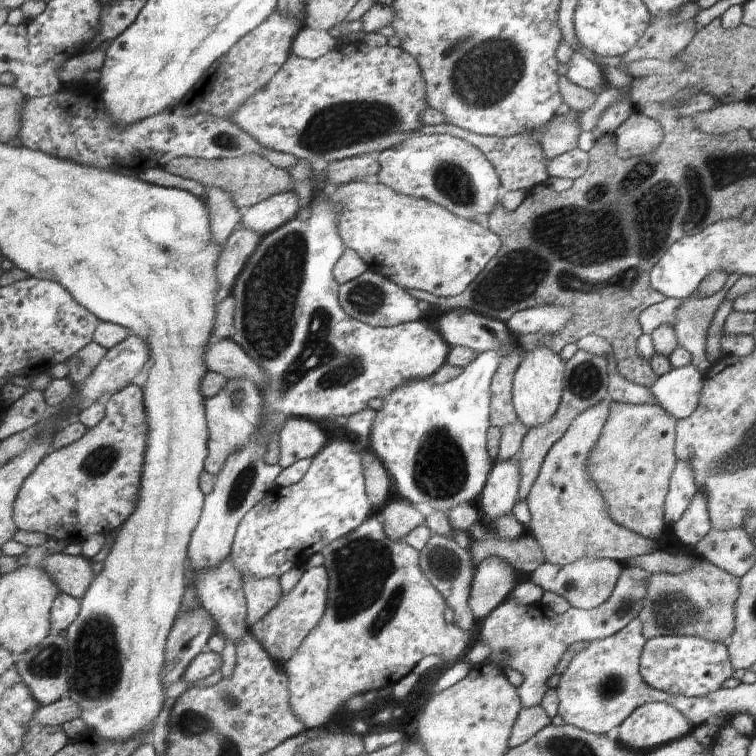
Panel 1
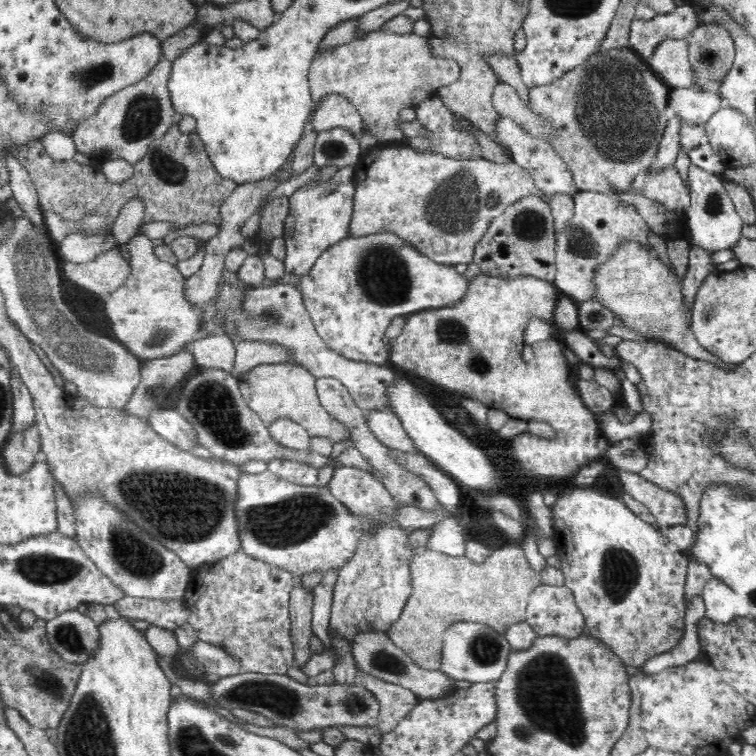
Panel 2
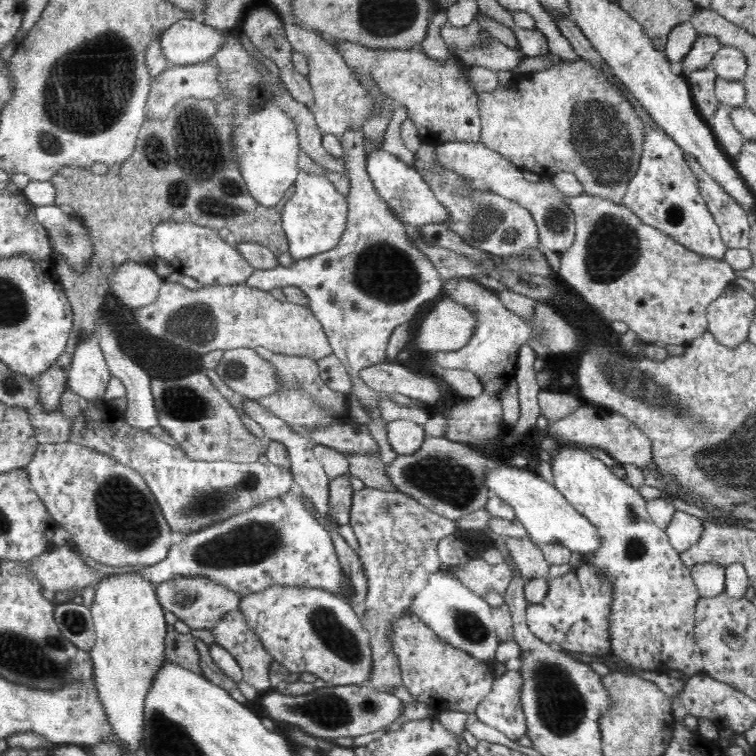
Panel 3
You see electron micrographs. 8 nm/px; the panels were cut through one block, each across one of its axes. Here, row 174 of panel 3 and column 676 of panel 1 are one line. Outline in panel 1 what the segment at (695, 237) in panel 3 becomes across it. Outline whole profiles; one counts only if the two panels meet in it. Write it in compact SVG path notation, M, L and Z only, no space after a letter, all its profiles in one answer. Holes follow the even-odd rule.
M664 635L647 639L639 658L639 673L652 688L687 697L701 697L723 686L736 675L731 664L728 644L704 640L692 635Z

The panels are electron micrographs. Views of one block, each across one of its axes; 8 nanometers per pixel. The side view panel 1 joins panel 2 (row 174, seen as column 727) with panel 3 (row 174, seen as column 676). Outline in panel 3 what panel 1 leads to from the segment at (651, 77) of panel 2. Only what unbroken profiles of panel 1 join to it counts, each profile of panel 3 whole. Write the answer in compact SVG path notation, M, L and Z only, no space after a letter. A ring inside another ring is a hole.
M582 59L574 63L558 63L547 69L527 74L524 80L521 80L518 84L510 83L509 81L504 86L499 85L496 90L490 92L482 91L477 97L481 118L481 137L479 141L490 150L500 153L506 160L515 164L517 167L530 169L530 172L534 172L543 178L550 179L558 172L571 172L582 183L585 194L604 198L616 203L620 203L624 199L629 180L634 176L639 166L642 150L644 150L644 136L646 136L646 131L644 131L642 119L636 115L629 101L624 99L624 95L618 91L618 88L612 82L608 81L607 76L596 65L592 65L590 62Z

